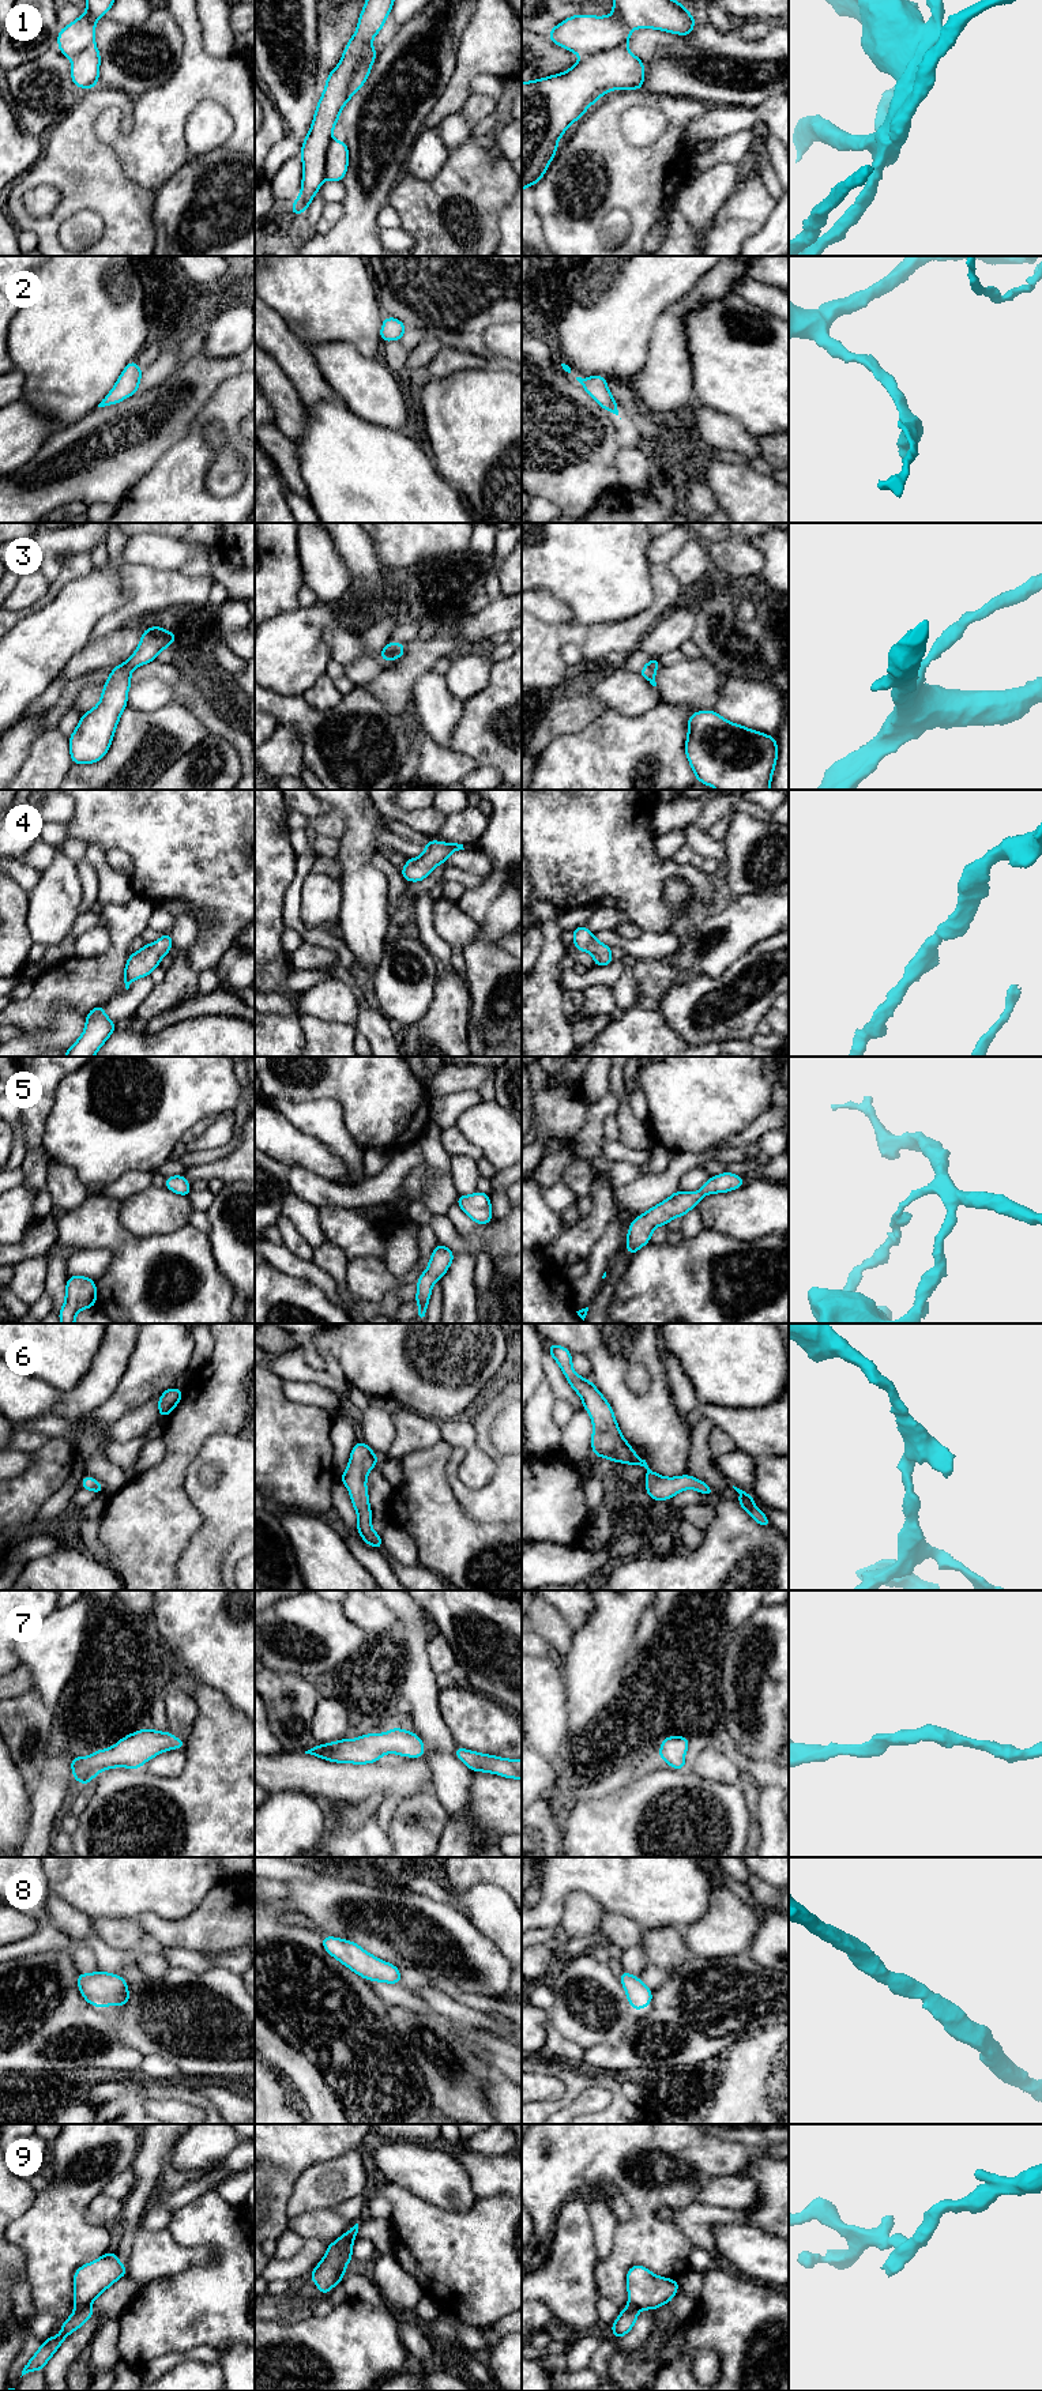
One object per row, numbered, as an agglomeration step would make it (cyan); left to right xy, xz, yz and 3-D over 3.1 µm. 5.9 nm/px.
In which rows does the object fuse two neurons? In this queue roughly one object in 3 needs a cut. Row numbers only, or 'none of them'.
9

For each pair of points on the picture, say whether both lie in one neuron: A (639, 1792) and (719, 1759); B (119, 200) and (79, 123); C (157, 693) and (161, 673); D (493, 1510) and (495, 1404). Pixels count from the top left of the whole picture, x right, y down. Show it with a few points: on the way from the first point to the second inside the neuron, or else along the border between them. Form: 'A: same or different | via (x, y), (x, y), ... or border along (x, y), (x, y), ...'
A: different | border along (687, 1768), (707, 1780), (722, 1783)
B: same | via (100, 181), (79, 161), (79, 142)
C: different | border along (132, 682), (160, 678), (172, 689)
D: same | via (501, 1484), (501, 1461), (484, 1443), (484, 1430)

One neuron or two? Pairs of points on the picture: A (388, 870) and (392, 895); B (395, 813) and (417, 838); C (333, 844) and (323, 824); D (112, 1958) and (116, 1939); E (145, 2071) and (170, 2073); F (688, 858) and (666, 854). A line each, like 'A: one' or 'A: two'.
A: one
B: two
C: two
D: two
E: one
F: two

